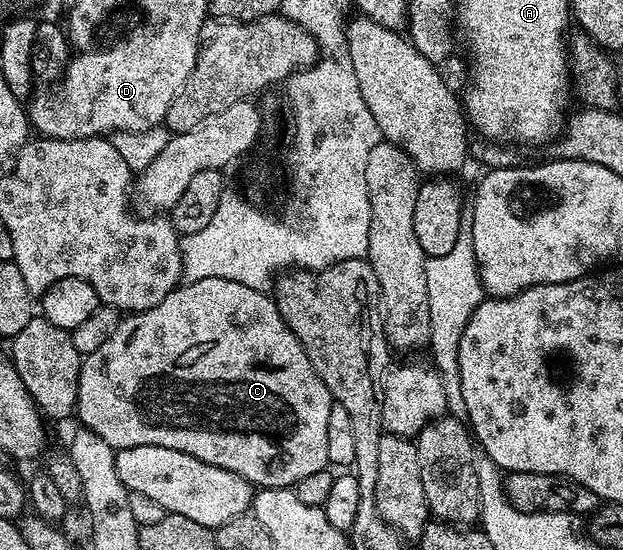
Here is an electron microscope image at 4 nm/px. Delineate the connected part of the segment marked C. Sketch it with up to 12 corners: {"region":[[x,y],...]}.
{"region":[[178,285],[75,417],[287,489],[334,403],[268,292]]}

